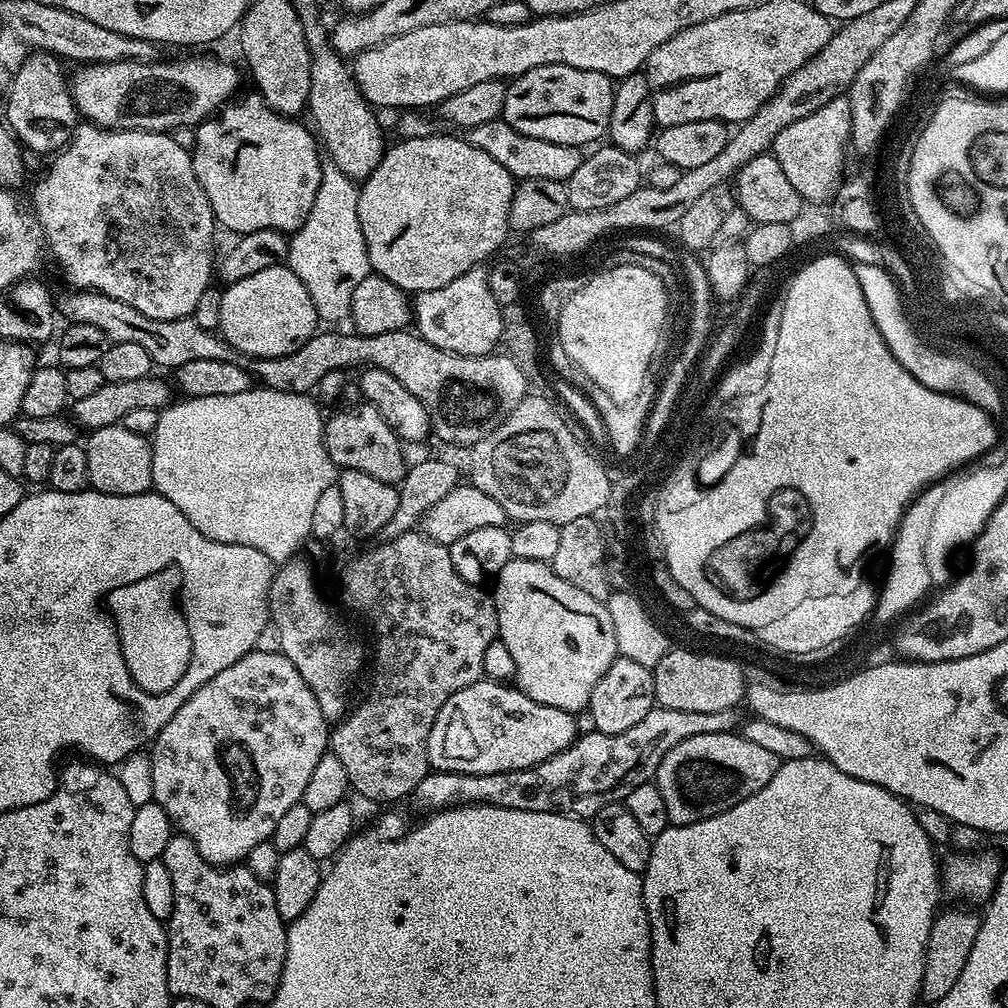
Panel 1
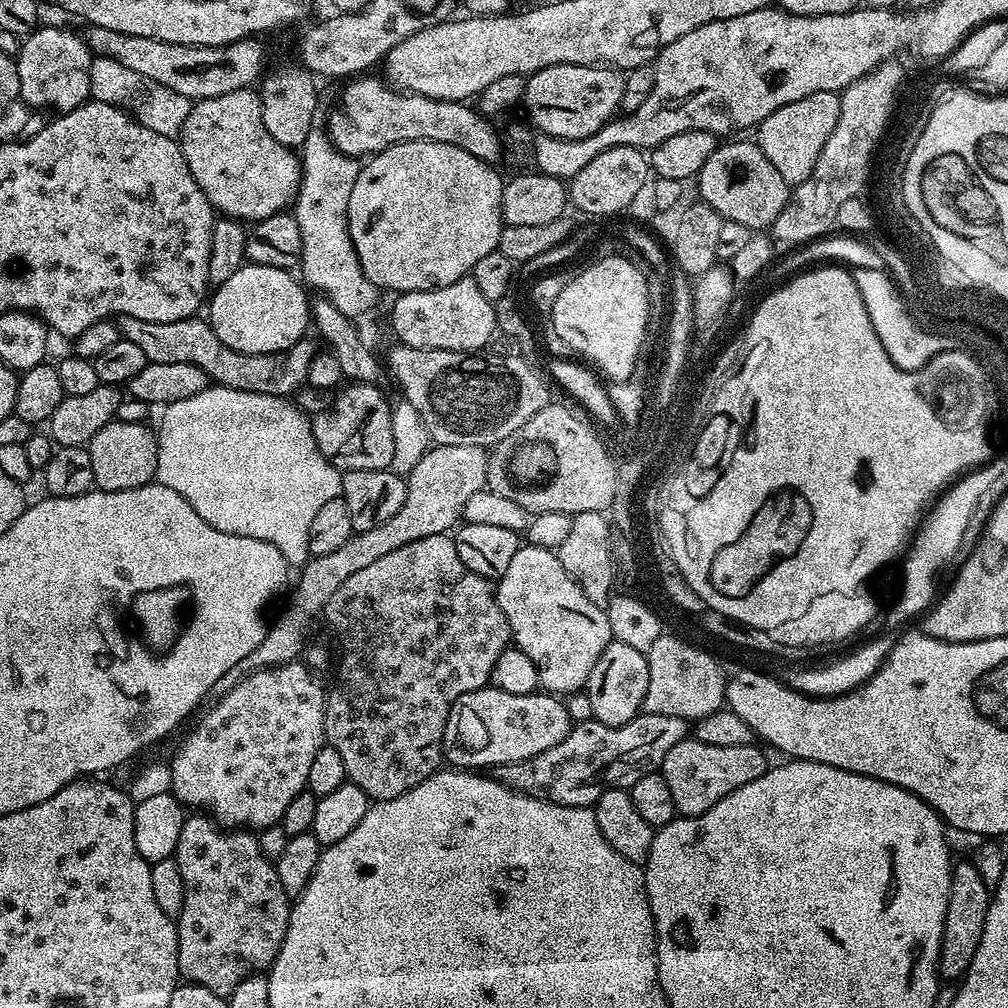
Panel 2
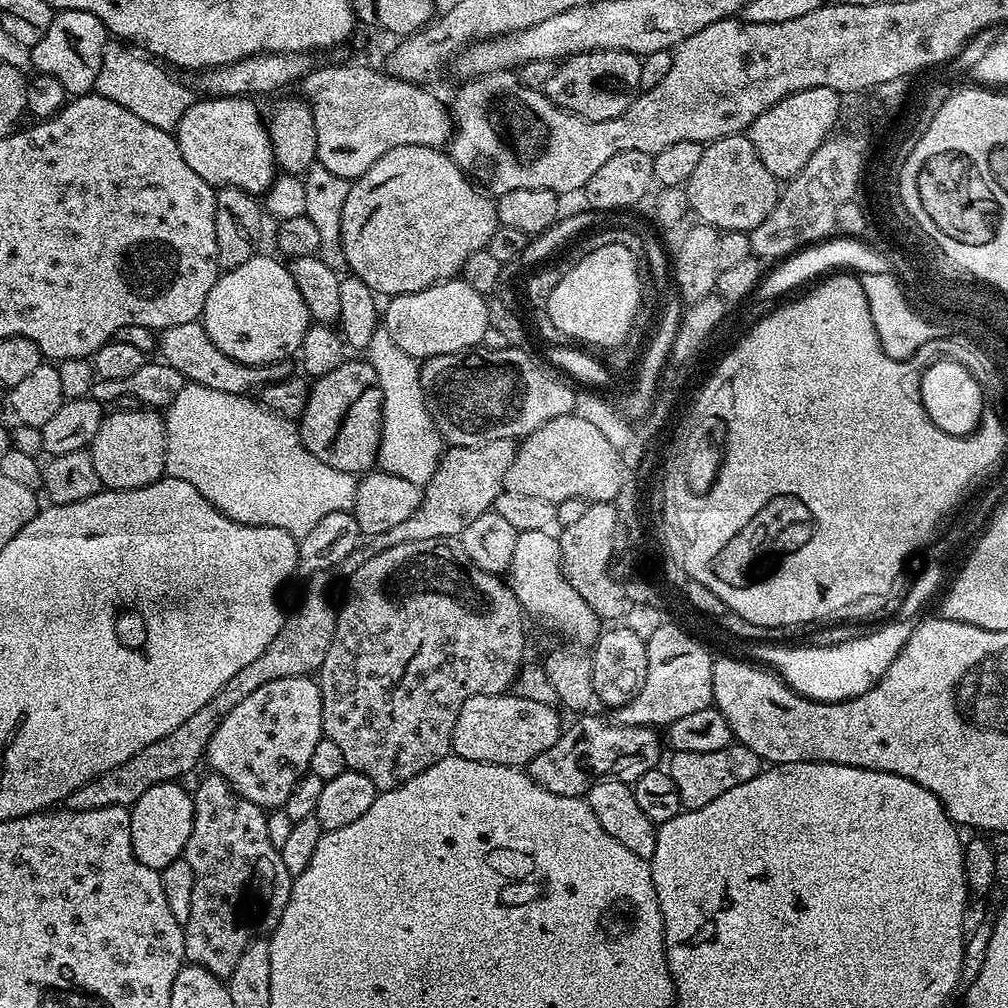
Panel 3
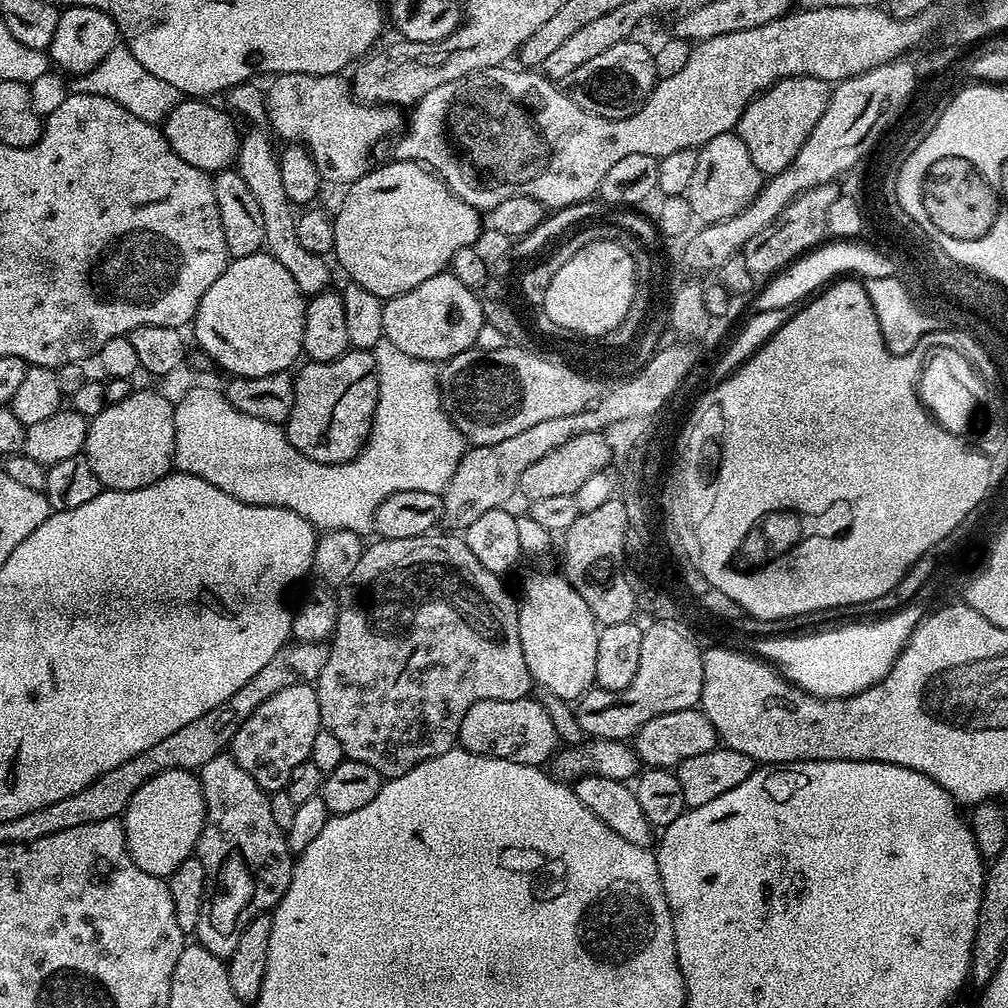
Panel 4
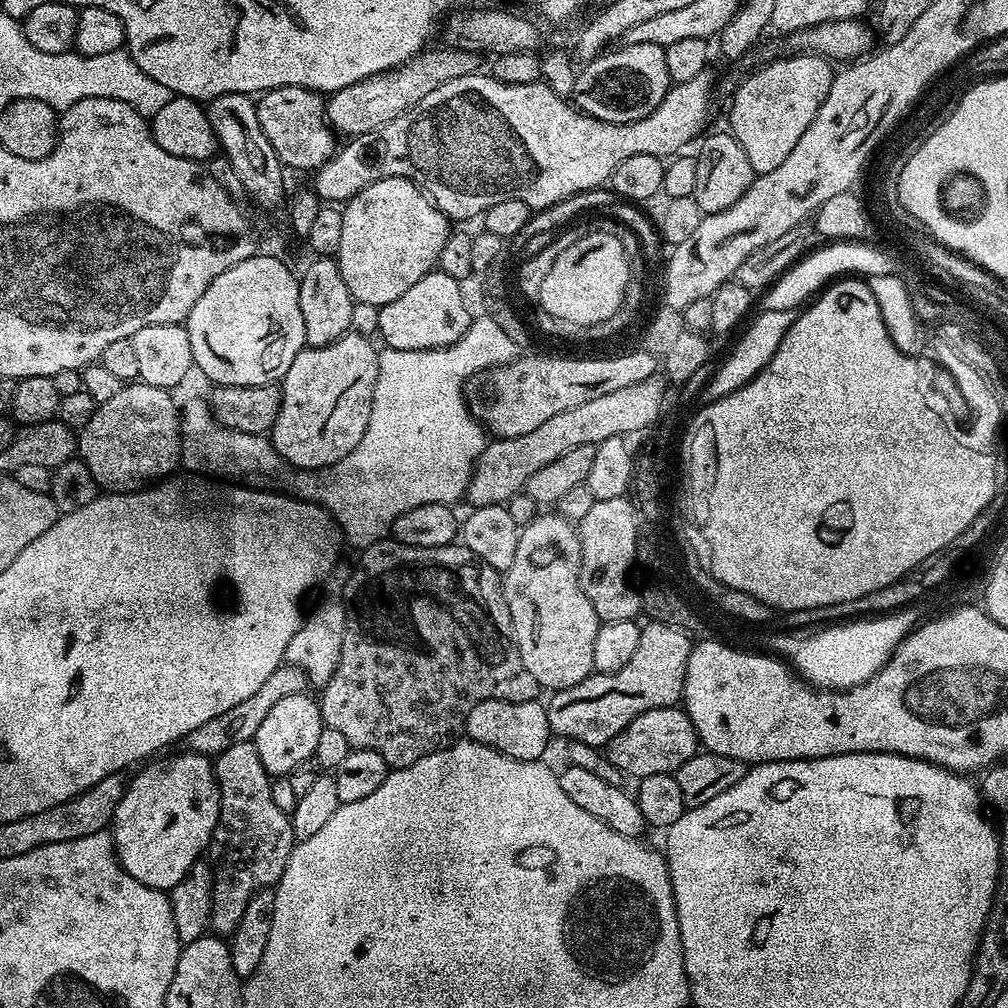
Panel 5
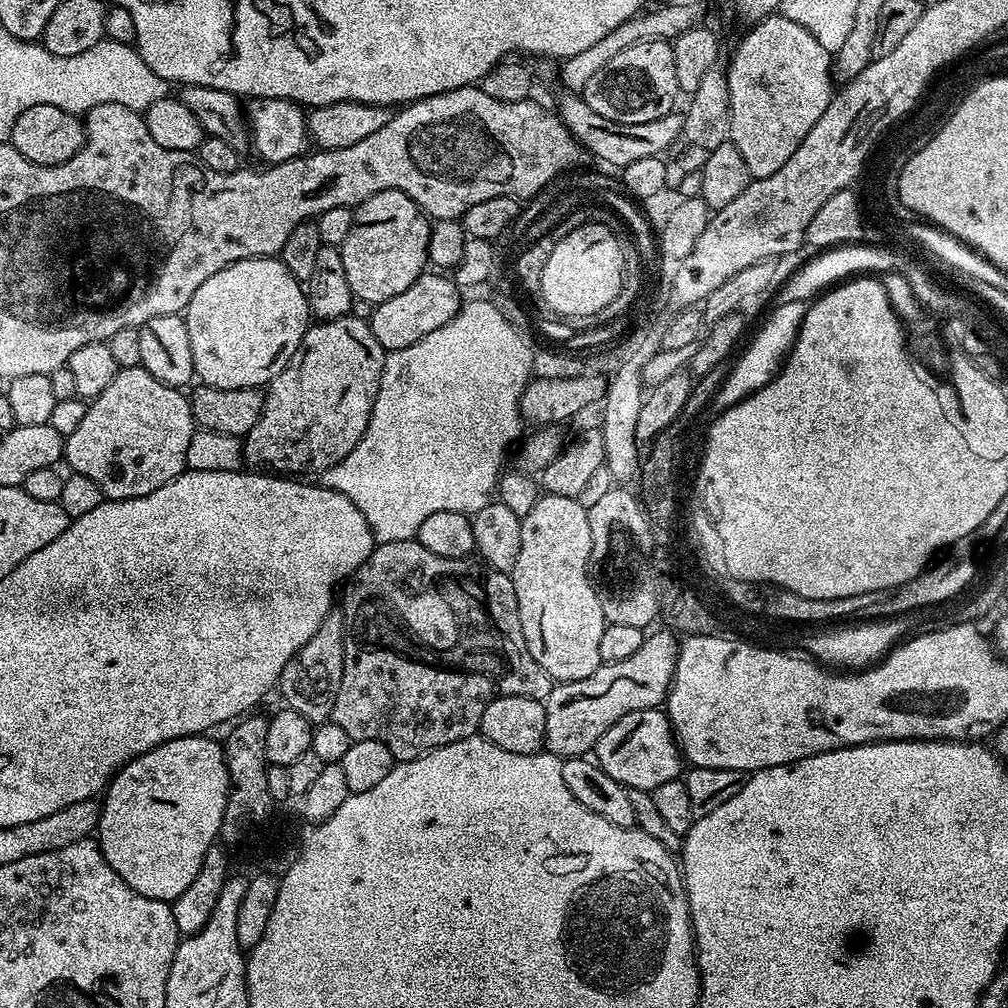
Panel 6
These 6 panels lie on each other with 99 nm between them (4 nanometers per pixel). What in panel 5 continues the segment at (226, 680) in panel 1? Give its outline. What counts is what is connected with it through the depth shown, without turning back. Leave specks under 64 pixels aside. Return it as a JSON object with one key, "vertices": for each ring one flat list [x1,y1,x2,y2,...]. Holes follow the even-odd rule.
{"vertices":[[307,691,290,694,290,698,282,698,272,709,270,714,258,726,255,738,256,753,262,766,273,778,287,777,290,770,299,764,307,764,315,757,318,746,318,734,326,727,320,716,320,706,315,695,308,696]]}

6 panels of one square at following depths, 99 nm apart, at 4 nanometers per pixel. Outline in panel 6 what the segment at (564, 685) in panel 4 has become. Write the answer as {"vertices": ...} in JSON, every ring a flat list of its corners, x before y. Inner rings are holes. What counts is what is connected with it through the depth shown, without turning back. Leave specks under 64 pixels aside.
{"vertices":[[544,494,534,510,522,517,520,525,522,550,518,550,518,562,514,562,510,575,514,582,514,594,518,598,522,638,526,638,526,646,534,662,538,662,538,666,550,674,553,682,578,682,578,678,587,678,600,668,598,645,606,623,602,606,598,606,598,594,592,585,588,567,592,549,588,509,579,504,577,497]]}

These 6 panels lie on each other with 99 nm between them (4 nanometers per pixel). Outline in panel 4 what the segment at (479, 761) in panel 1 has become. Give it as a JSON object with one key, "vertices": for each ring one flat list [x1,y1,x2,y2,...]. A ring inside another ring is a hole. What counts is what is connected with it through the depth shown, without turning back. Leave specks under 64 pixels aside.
{"vertices":[[536,698,502,702,483,700,474,702,462,718,459,747,467,752,502,758,519,764,544,766,551,761,558,748,558,739,550,716]]}

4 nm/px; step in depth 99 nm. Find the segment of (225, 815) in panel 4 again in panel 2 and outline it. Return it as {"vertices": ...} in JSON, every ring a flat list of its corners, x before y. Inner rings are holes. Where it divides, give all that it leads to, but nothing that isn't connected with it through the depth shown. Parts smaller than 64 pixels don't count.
{"vertices":[[192,814,185,819,182,826,182,834,178,834,178,846,174,853,174,859,178,862,178,871,182,874,182,886,184,887,182,914,175,917,176,933,178,934,178,966,180,967,180,975,187,983,206,986,206,990,227,998,231,996,234,986,238,986,238,982,242,982,250,975,263,973,271,968,272,964,276,961,276,956,280,953,282,942,286,938,288,919,292,913,290,897,286,894,286,890,282,890,282,881,278,879,278,870,275,863,267,860,262,854,259,839,248,830,225,830,208,814]]}

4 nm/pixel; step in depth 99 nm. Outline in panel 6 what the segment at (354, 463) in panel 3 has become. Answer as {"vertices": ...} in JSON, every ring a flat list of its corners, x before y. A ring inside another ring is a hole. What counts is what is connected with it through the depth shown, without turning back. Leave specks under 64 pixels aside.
{"vertices":[[349,314,313,323,304,331,300,349,267,384,262,414,242,440,243,459,252,463,249,465,263,466,276,474,319,474,342,462,342,458,346,458,346,454,350,454,350,450,358,446,362,434,366,434,382,378,385,355,386,350,380,345,378,338,374,338,368,320,360,320]]}

